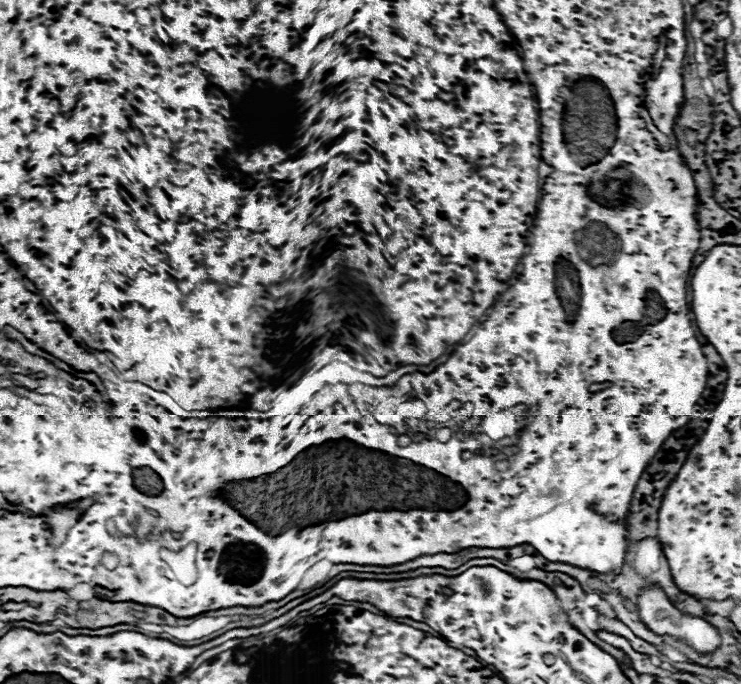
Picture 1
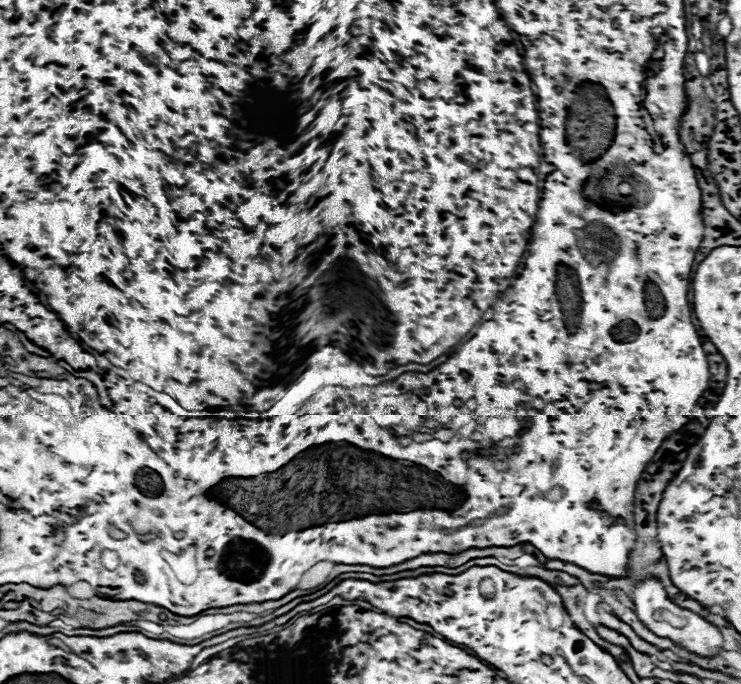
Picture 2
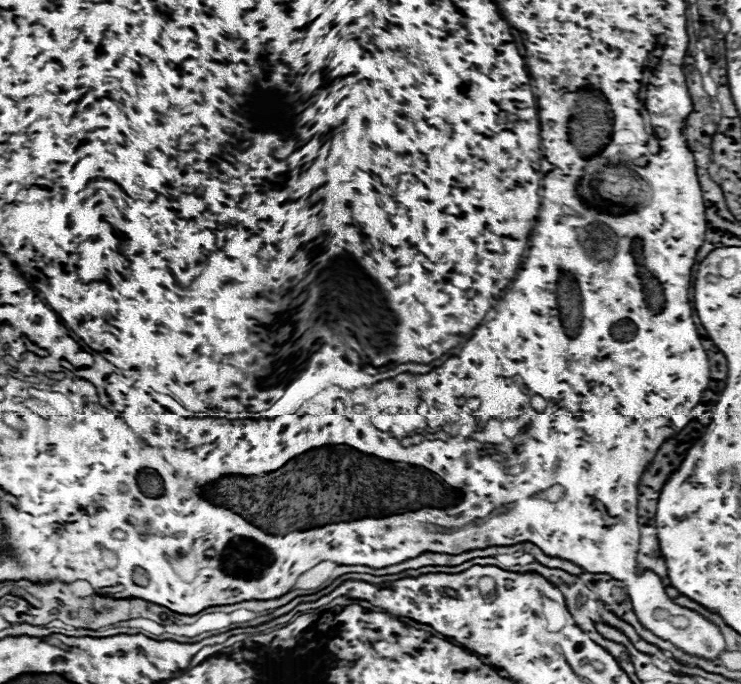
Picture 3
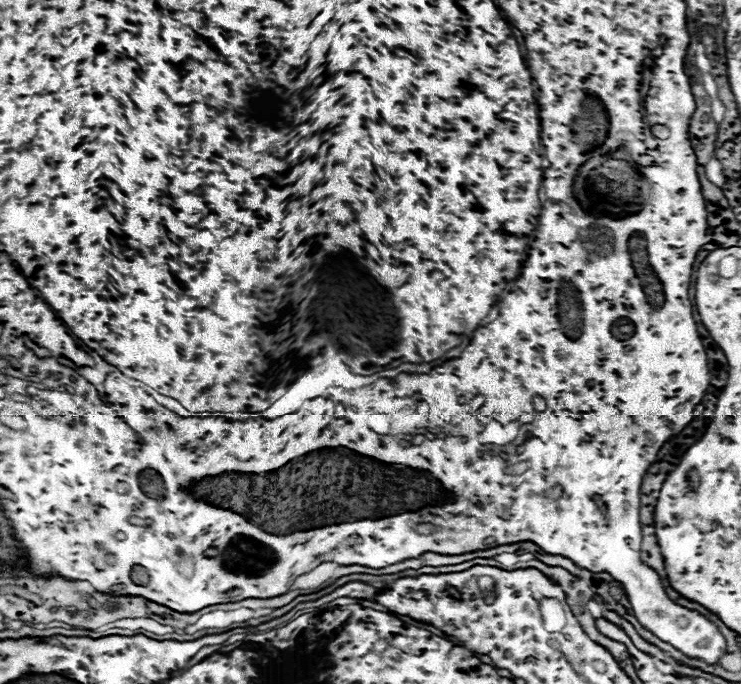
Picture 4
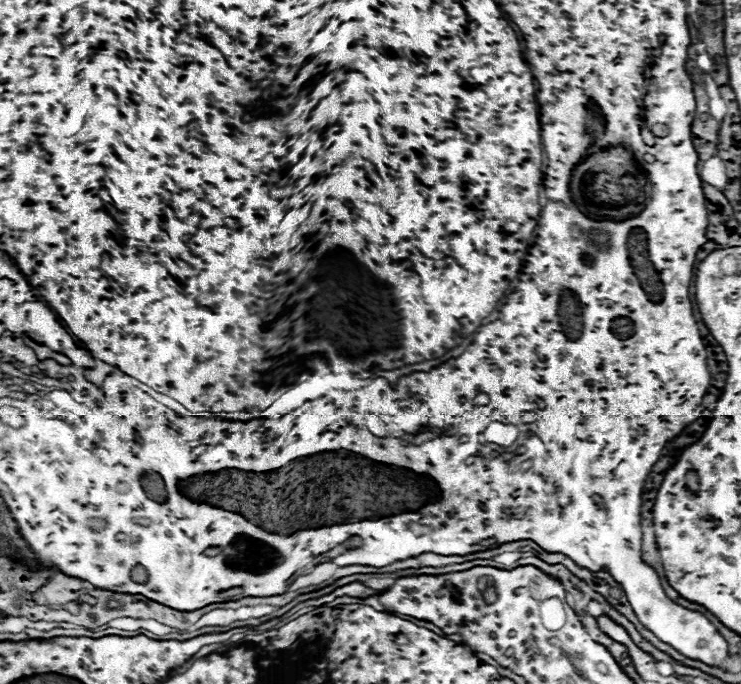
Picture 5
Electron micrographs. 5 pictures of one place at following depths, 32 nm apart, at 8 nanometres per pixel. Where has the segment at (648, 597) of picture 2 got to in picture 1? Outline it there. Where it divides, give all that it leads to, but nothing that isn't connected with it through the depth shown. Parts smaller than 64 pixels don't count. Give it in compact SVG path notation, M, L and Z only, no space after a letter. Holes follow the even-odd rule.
M656 586L640 596L638 612L652 632L684 638L698 652L714 652L720 644L720 634L714 626L698 618L682 616Z

